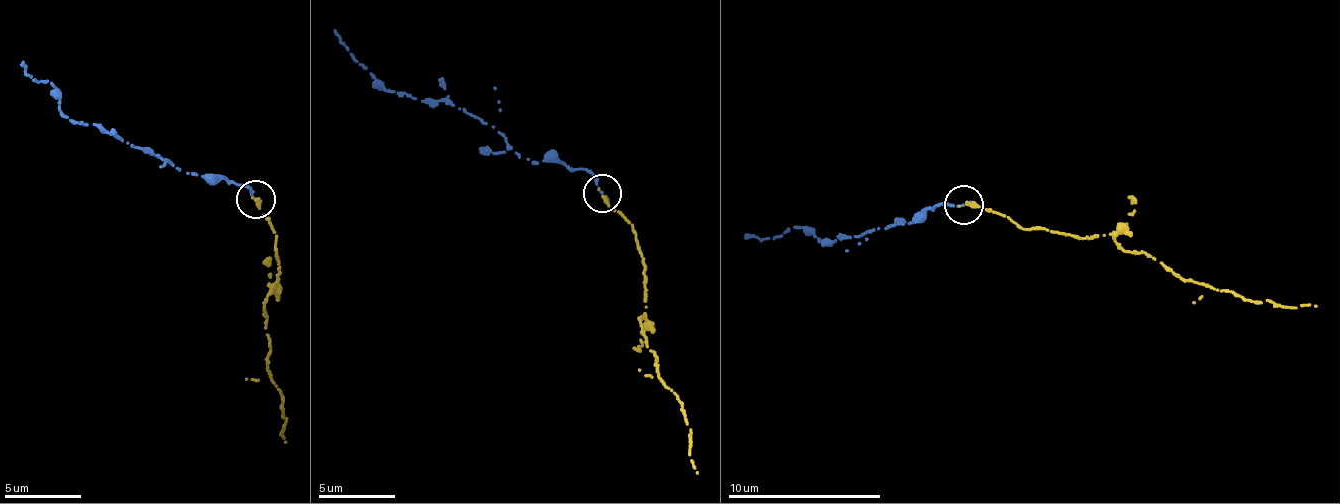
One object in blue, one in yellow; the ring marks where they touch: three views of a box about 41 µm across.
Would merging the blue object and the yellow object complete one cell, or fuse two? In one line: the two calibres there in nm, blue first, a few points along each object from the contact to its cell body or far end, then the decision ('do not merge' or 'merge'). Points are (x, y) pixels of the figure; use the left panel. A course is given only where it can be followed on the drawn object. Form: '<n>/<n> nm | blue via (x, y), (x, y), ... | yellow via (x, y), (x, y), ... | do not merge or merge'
180/280 nm | blue via (256, 199), (241, 184), (178, 169), (160, 156), (92, 123), (67, 119), (52, 81), (20, 64) | yellow via (256, 199), (277, 237), (274, 288), (265, 308), (266, 367), (284, 399), (284, 443) | do not merge

